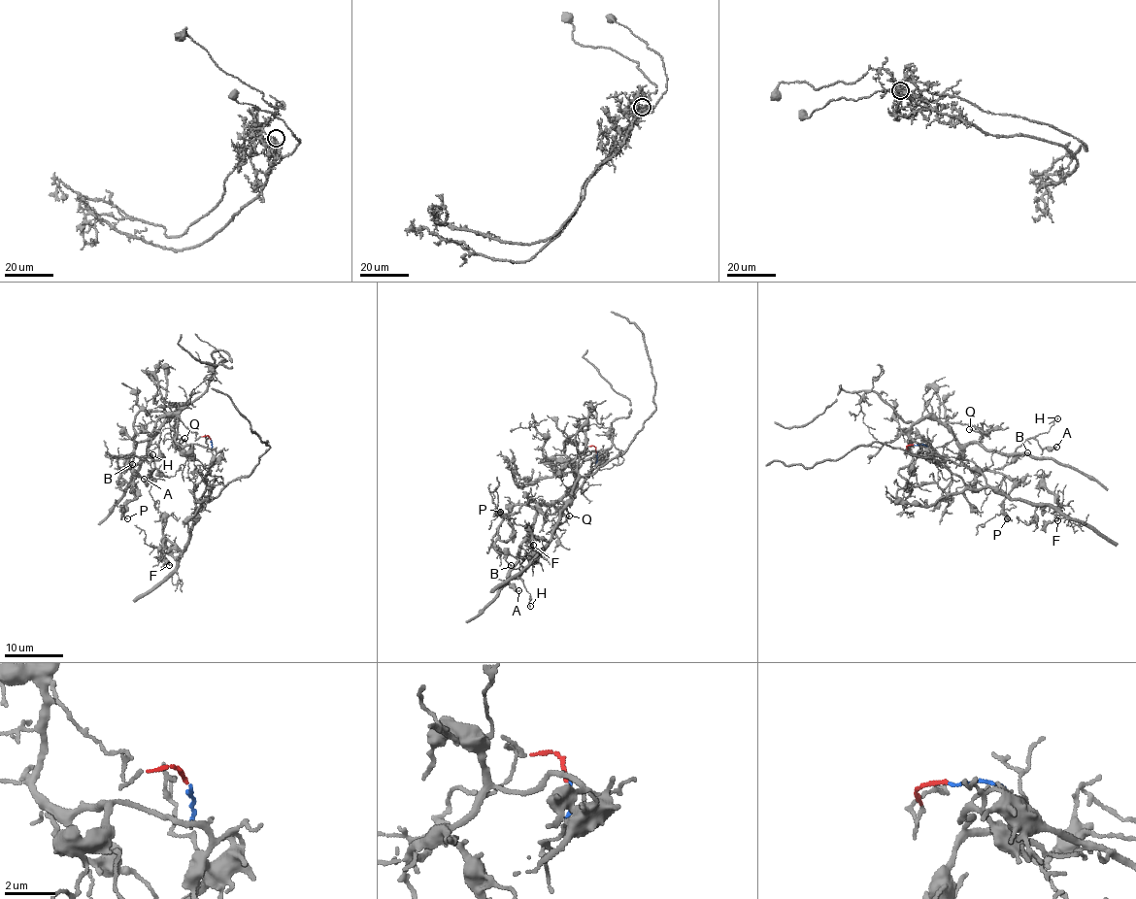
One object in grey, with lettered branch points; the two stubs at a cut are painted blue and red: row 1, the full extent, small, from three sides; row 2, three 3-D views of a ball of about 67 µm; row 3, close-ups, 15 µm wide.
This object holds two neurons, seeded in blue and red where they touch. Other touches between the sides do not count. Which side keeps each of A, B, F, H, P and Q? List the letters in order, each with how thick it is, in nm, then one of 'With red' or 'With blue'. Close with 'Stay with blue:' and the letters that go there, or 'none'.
A: Thickness 200 nm. With red
B: Thickness 100 nm. With red
F: Thickness 90 nm. With blue
H: Thickness 120 nm. With red
P: Thickness 110 nm. With red
Q: Thickness 110 nm. With red
Stay with blue: F

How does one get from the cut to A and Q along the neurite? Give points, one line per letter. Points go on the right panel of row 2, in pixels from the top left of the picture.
A: (914, 444), (906, 449), (908, 434), (928, 418), (984, 471), (1009, 464), (1026, 440), (1055, 447)
Q: (914, 444), (906, 449), (913, 446), (908, 434), (928, 418), (972, 424), (982, 434), (969, 428)

